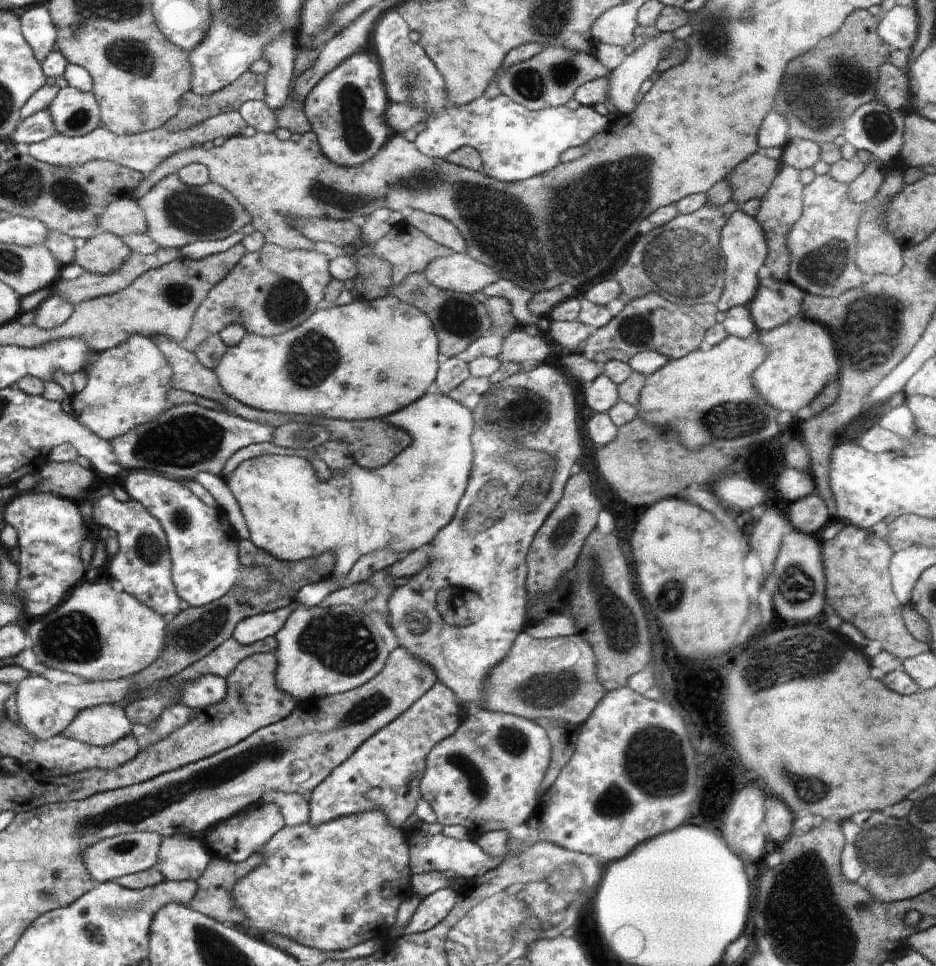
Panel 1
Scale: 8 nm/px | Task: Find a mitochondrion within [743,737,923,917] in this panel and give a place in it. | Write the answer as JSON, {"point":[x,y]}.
{"point":[810,789]}

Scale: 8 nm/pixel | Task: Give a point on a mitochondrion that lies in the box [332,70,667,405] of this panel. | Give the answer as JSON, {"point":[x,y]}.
{"point":[356,138]}

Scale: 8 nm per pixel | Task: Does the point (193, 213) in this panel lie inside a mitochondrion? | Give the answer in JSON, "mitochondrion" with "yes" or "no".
{"mitochondrion":"yes"}

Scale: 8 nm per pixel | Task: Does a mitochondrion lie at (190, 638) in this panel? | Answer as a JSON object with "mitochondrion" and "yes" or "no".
{"mitochondrion":"yes"}

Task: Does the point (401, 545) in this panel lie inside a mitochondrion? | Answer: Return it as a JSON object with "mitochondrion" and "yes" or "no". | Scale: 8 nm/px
{"mitochondrion":"no"}

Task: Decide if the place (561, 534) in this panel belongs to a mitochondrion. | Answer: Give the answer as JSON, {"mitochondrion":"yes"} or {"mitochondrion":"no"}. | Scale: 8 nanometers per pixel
{"mitochondrion":"yes"}

